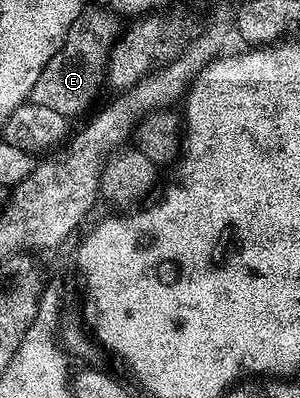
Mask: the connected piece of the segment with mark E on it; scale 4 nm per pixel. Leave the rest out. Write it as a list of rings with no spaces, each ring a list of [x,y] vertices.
[[[82,18],[74,22],[55,58],[51,58],[43,74],[39,74],[39,82],[35,82],[29,100],[39,106],[47,106],[47,110],[59,110],[59,114],[67,118],[83,115],[100,94],[105,76],[107,80],[109,53],[118,40],[117,24],[113,20]]]

